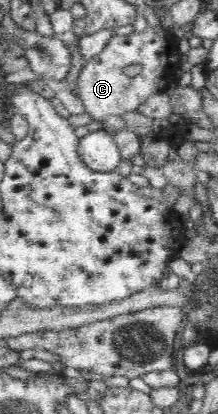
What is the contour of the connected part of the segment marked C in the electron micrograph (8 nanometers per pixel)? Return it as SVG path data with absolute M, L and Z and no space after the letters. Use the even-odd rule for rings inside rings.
M148 26L143 32L133 31L128 35L115 33L109 40L109 44L97 56L91 57L81 70L81 74L79 74L79 97L83 101L85 112L93 118L93 121L101 122L101 131L105 131L114 137L117 132L126 128L123 114L135 111L151 96L166 91L171 84L177 83L177 70L181 65L182 54L177 49L179 39L172 34L171 30L167 31L168 33L165 36L161 36L163 32L157 32L155 28ZM133 64L141 65L142 71L129 77L124 73L124 68Z

